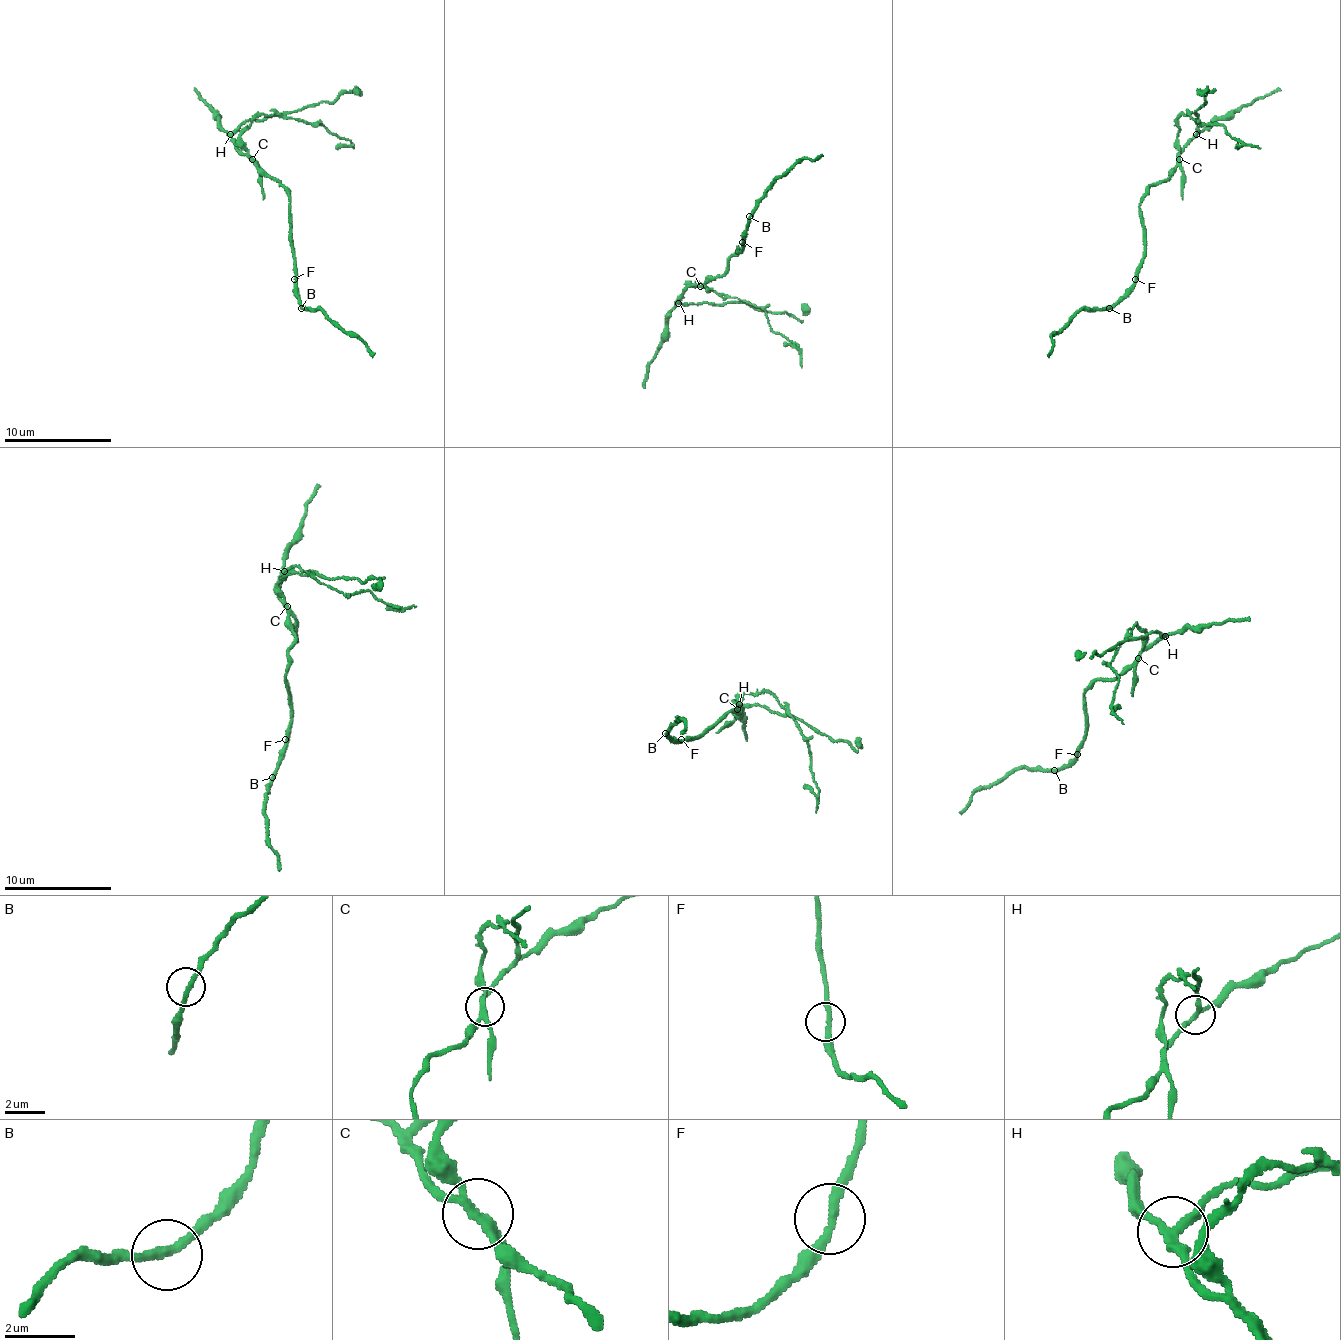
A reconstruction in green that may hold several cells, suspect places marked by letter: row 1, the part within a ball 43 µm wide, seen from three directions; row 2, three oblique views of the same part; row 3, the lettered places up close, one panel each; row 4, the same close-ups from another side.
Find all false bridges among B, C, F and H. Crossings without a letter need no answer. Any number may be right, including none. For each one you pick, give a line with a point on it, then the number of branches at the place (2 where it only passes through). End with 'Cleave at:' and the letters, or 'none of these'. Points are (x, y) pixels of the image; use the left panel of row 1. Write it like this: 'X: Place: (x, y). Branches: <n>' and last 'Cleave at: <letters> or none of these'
C: Place: (252, 159). Branches: 3
H: Place: (230, 134). Branches: 3
Cleave at: C, H

